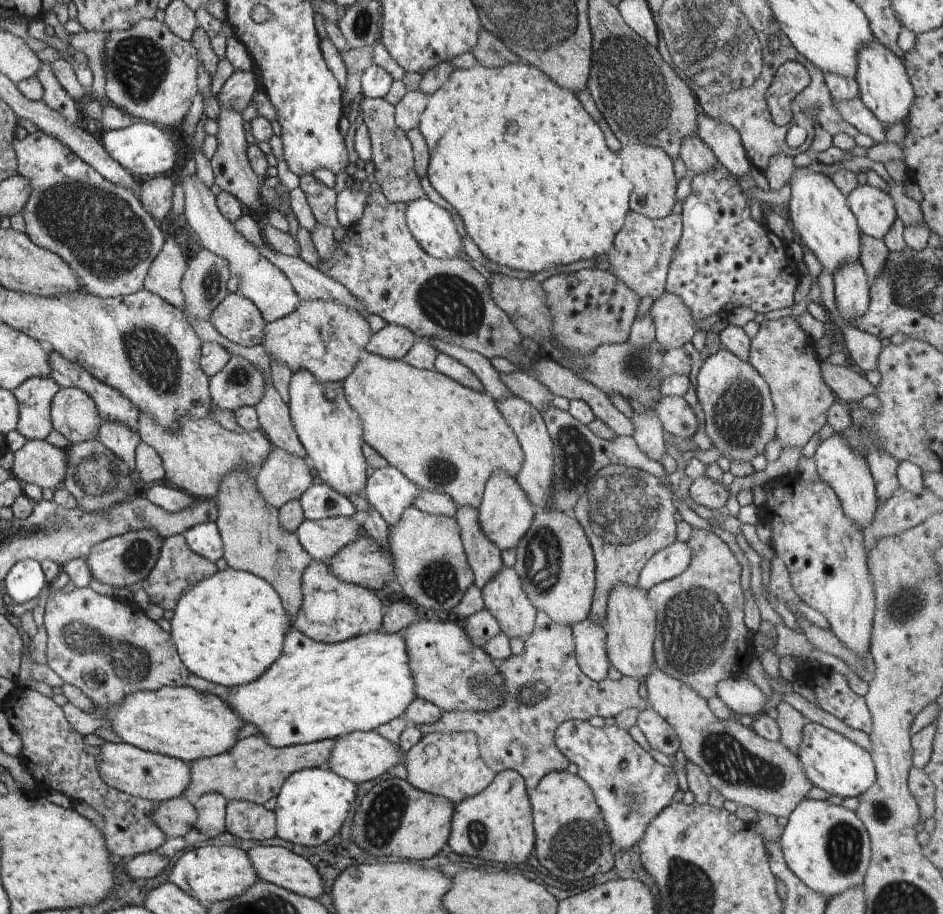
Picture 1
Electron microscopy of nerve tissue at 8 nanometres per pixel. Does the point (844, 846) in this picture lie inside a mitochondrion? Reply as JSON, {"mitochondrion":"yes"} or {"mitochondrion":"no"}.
{"mitochondrion":"yes"}

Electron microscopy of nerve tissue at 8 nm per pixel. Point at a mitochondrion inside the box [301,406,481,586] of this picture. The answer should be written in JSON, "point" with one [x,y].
{"point":[440,471]}

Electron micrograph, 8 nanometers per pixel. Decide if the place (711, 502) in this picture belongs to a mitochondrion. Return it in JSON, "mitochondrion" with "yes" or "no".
{"mitochondrion":"no"}

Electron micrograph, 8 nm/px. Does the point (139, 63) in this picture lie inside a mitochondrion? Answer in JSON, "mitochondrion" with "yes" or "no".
{"mitochondrion":"yes"}

